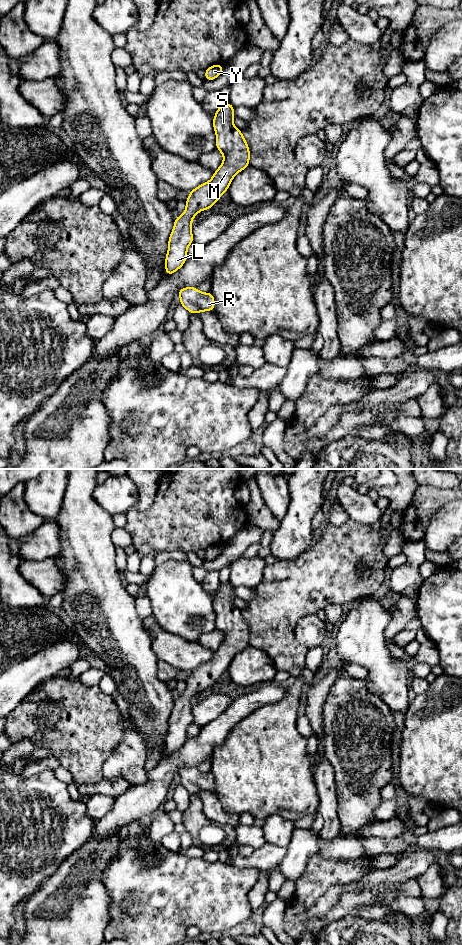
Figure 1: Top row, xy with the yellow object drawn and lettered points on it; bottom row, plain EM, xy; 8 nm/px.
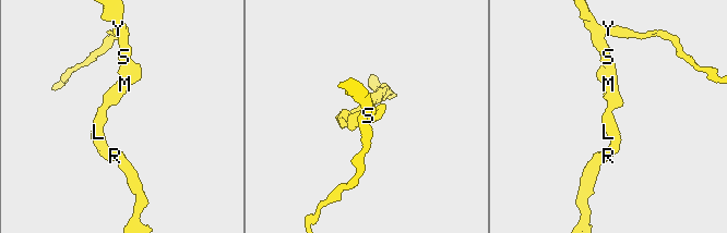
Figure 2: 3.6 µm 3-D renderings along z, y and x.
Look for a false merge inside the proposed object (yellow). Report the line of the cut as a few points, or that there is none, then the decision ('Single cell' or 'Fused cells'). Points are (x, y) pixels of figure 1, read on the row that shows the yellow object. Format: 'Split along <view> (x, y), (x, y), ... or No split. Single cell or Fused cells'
No split. Single cell

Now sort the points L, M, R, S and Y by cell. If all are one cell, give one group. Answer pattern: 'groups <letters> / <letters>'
groups L M R S Y

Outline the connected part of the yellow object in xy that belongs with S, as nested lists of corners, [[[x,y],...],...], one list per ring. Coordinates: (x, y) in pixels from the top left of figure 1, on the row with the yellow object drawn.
[[[230,102],[220,104],[213,117],[216,149],[223,154],[224,159],[210,181],[189,192],[184,213],[176,217],[168,240],[165,275],[175,273],[188,259],[187,248],[194,242],[191,221],[196,214],[212,209],[223,193],[228,191],[235,175],[250,166],[249,146],[241,130],[233,125],[236,117],[233,110]]]

